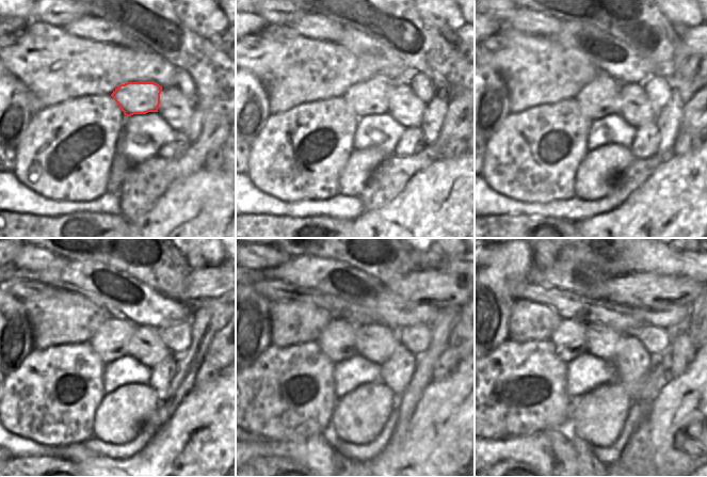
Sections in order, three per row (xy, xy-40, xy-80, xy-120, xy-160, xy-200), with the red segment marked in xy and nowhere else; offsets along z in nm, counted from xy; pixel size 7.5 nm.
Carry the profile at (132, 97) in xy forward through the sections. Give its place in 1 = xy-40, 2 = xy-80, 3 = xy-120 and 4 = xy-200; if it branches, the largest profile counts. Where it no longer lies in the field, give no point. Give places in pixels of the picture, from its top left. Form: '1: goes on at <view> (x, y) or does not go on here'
1: goes on at xy-40 (371, 96)
2: goes on at xy-80 (601, 97)
3: goes on at xy-120 (110, 342)
4: goes on at xy-200 (569, 339)

